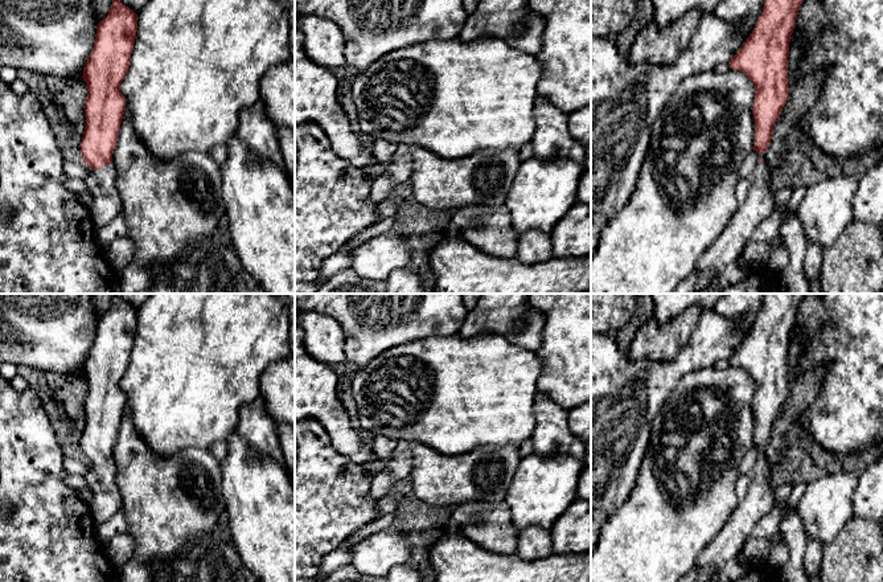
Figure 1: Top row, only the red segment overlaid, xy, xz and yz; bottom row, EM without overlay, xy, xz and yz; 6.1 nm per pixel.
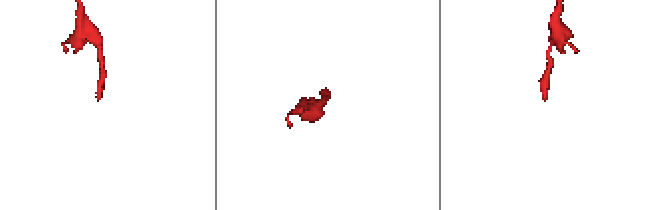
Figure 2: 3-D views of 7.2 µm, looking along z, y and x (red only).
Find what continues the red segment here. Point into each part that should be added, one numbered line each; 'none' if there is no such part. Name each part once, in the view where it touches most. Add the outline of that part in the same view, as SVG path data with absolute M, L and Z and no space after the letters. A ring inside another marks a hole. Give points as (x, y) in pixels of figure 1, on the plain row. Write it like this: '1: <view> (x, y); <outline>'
1: xy (106, 501); M104 460L100 466L90 466L83 478L93 491L90 507L96 525L107 522L112 516L122 512L122 496L116 484L114 460Z

